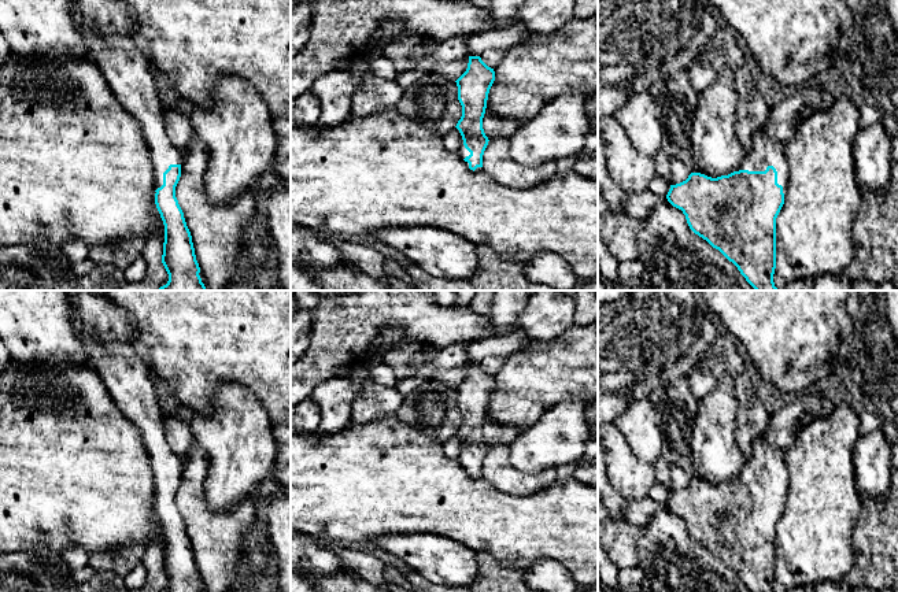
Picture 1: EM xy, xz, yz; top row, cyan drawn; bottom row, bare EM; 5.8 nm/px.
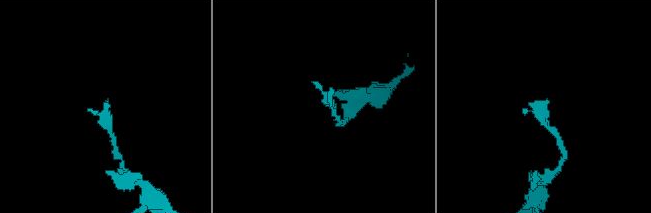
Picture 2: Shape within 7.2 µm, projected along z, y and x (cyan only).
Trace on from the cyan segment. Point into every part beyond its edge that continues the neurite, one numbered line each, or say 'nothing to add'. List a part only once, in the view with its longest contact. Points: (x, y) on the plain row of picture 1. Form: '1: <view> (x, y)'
1: yz (765, 458)

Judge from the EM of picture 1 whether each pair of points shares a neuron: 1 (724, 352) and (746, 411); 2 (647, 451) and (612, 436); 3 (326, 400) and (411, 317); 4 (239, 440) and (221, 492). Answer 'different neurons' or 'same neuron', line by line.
1: same neuron
2: different neurons
3: different neurons
4: same neuron

